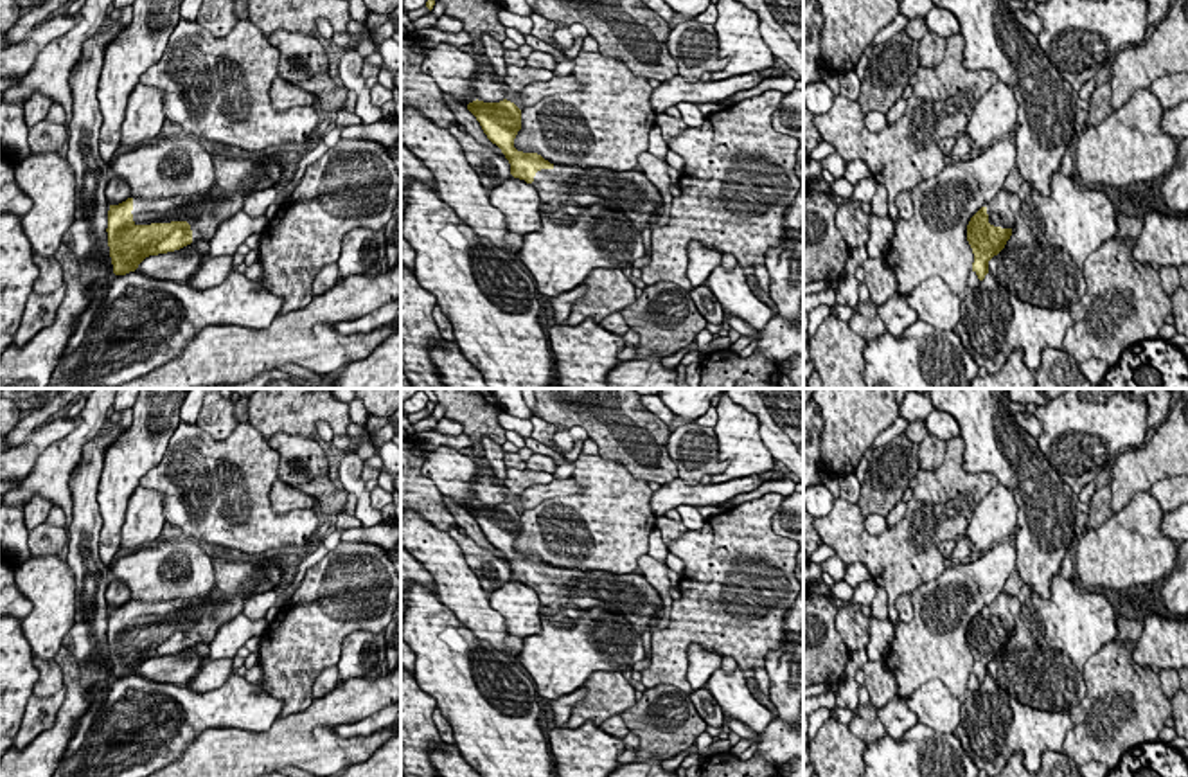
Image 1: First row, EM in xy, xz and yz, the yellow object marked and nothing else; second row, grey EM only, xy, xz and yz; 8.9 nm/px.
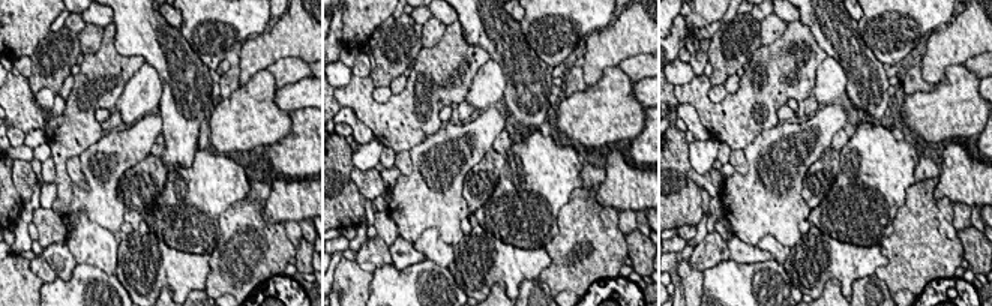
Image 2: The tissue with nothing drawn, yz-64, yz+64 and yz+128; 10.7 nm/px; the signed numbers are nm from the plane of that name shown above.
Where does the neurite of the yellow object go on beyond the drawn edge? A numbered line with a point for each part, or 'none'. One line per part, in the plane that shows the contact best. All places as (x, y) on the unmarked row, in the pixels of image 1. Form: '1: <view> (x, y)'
1: xy (236, 580)

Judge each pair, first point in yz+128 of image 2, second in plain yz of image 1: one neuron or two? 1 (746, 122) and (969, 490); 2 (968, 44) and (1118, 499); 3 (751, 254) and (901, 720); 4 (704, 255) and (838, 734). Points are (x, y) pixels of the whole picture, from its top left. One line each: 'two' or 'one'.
1: one
2: one
3: one
4: two

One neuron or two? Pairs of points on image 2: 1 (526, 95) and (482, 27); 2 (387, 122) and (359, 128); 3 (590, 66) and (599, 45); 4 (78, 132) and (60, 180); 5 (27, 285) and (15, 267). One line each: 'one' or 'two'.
1: one
2: two
3: one
4: one
5: one

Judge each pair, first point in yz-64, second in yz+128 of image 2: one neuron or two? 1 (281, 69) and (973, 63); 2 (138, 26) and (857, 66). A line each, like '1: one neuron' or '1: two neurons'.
1: one neuron
2: one neuron

